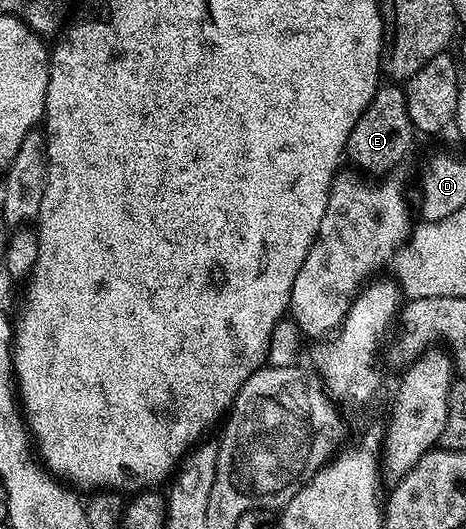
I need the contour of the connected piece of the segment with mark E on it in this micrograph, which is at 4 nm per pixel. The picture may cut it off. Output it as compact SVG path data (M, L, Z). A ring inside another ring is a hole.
M393 83L378 88L369 102L368 108L360 115L355 128L351 131L347 148L347 159L357 163L356 170L369 177L385 177L396 163L401 163L413 147L413 138L417 132L413 127L407 110L404 90ZM387 85L387 86L386 86ZM366 171L366 172L365 172ZM369 174L369 175L368 175Z

